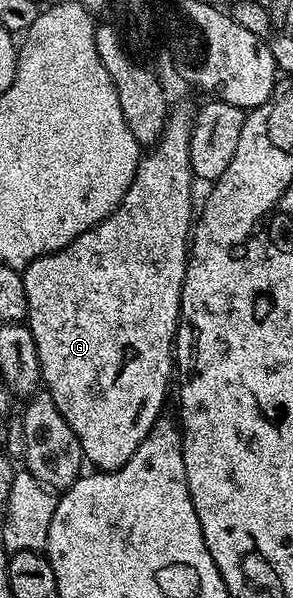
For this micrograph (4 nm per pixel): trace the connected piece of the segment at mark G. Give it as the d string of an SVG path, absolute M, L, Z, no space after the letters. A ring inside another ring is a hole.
M180 103L171 108L168 120L159 139L143 152L138 169L134 173L134 181L126 189L122 201L101 223L83 231L75 239L70 240L64 247L51 251L48 255L40 255L23 268L24 284L26 285L26 301L28 313L26 322L32 331L34 345L40 358L40 377L43 386L50 393L54 405L62 413L62 417L74 429L80 442L83 458L93 463L93 468L105 471L115 471L126 462L142 445L142 441L150 433L157 419L161 418L160 406L164 403L164 394L168 391L168 378L172 375L172 338L176 335L176 323L180 319L180 294L184 284L184 274L188 268L188 253L190 250L190 228L194 223L194 210L191 203L191 183L193 179L190 165L190 137L192 136L192 121L194 107L188 103Z

